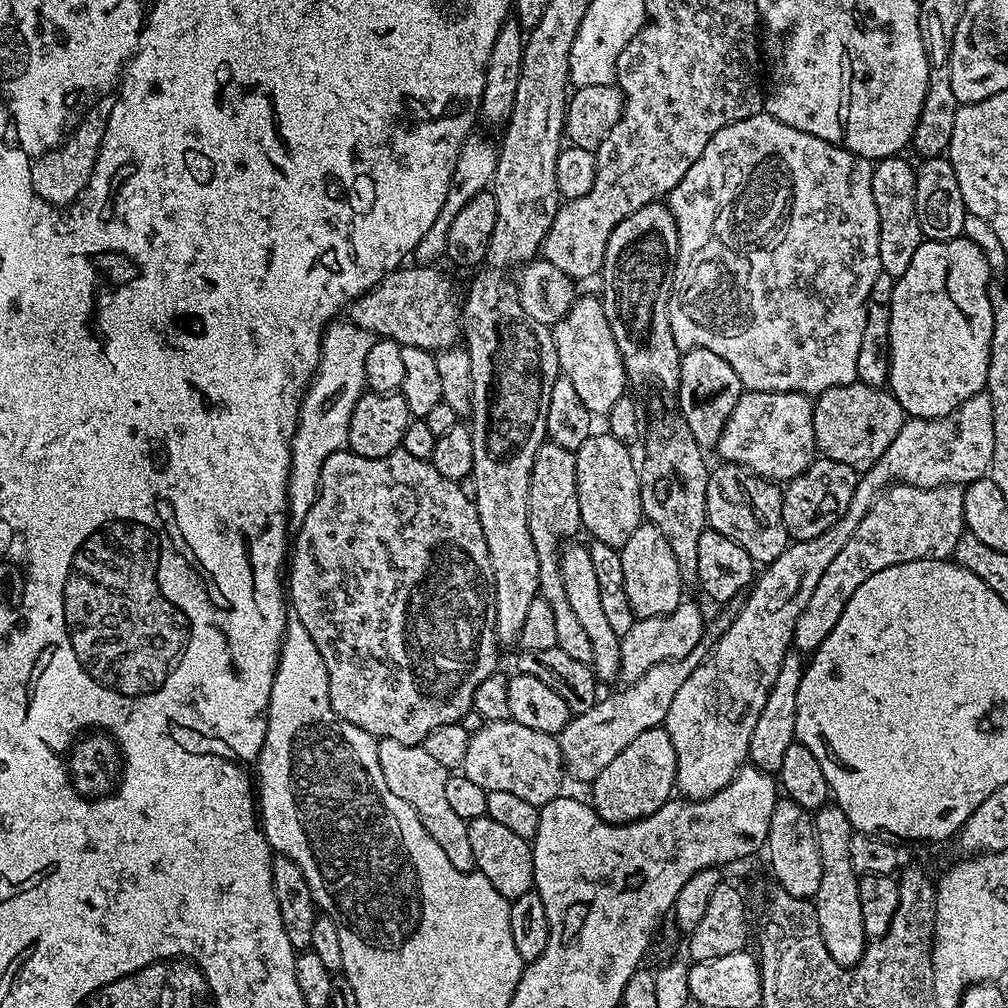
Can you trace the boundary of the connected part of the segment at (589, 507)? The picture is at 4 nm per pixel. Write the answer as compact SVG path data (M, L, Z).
M593 434L582 442L576 451L578 470L578 510L583 531L592 535L598 544L621 549L630 539L630 534L638 530L644 511L640 505L640 473L637 461L632 461L629 445L618 438L603 434Z

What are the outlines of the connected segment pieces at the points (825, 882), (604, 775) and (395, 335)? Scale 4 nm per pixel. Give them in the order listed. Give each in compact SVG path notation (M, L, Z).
M829 802L814 812L816 826L816 845L822 862L822 882L818 882L818 890L814 897L816 905L816 921L822 934L822 942L834 958L844 968L851 968L860 960L866 947L866 937L862 926L862 906L858 902L858 886L860 881L850 866L850 838L853 829L842 814L842 810Z
M662 726L648 729L630 743L590 784L593 810L607 824L635 824L673 799L676 787L674 742Z
M401 266L389 272L366 294L362 294L350 305L351 323L371 332L377 338L397 340L401 346L418 346L433 354L442 348L451 348L462 336L462 296L456 293L451 280L436 266Z

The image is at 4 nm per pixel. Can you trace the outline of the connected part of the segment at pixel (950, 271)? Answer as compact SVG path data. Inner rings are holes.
M962 235L957 240L924 240L914 253L914 259L910 261L910 267L906 274L895 277L892 300L886 305L888 311L888 350L886 357L888 361L888 376L886 388L892 397L902 406L902 410L909 417L918 420L933 420L950 414L966 398L985 391L988 382L988 367L990 366L990 334L994 330L994 318L990 314L990 298L988 297L988 286L993 279L994 269L988 263L986 254L975 242Z

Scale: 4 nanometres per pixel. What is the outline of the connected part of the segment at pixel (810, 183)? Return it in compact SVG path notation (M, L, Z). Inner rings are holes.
M767 114L751 116L734 122L706 142L706 150L686 170L682 182L668 193L666 203L676 223L676 254L672 270L672 293L668 303L670 330L681 350L705 348L726 358L738 374L741 385L749 392L804 392L813 398L834 386L857 383L858 358L865 351L864 331L868 328L871 287L880 274L878 254L878 206L874 206L872 169L869 161L861 160L838 144L831 144L814 134L799 132L786 122L778 122Z

